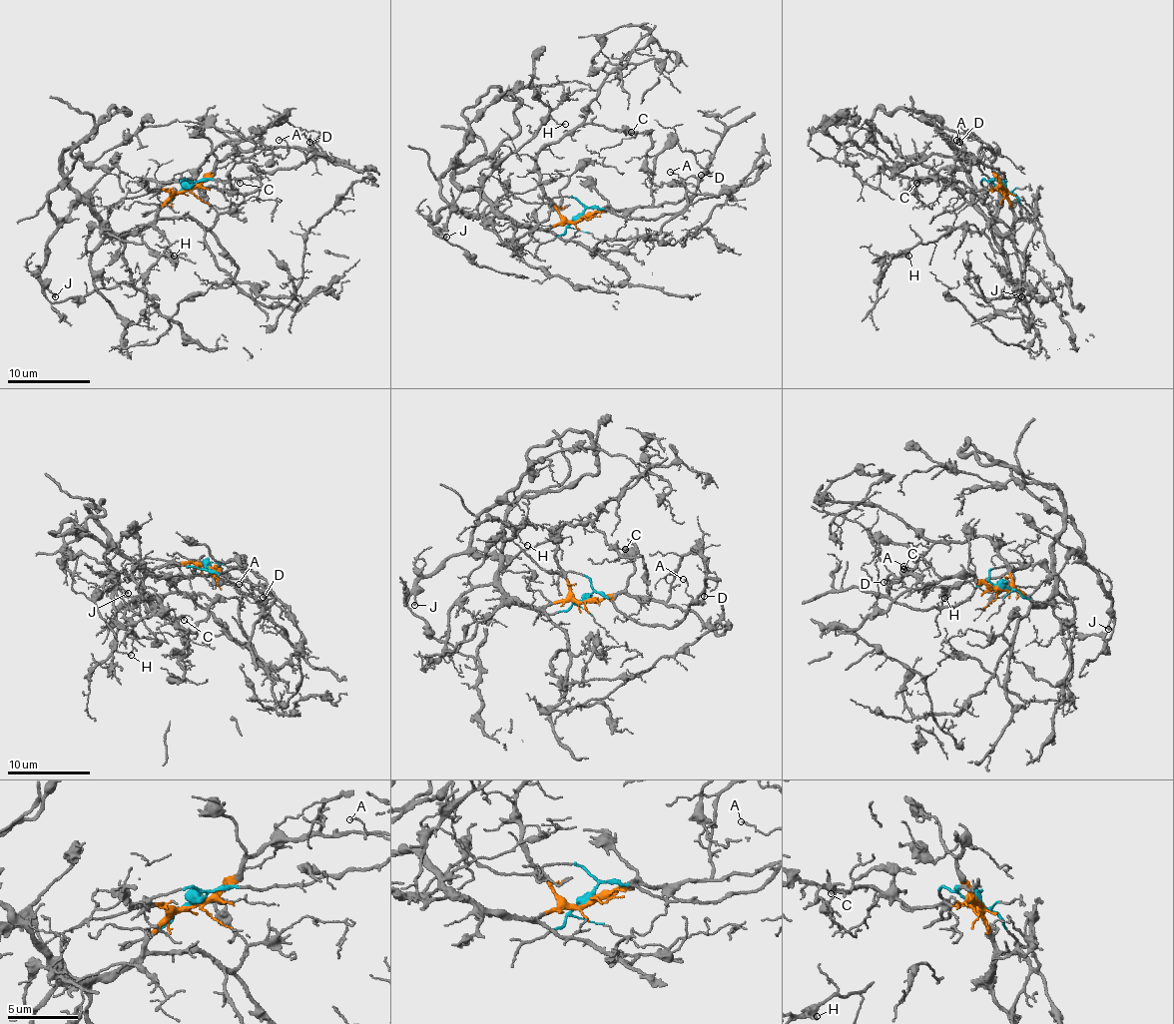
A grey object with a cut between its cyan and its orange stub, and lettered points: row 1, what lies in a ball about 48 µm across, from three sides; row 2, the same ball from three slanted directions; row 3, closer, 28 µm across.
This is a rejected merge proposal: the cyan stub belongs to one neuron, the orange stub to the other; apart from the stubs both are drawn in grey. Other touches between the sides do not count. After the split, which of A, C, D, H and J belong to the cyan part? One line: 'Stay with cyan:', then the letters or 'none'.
Stay with cyan: A, D

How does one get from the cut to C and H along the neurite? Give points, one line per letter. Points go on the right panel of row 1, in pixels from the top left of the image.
C: (1003, 189), (1005, 191), (959, 191), (939, 181), (907, 183), (914, 191), (916, 183)
H: (1003, 189), (1014, 222), (1001, 239), (1003, 250), (982, 233), (951, 229), (907, 256)

